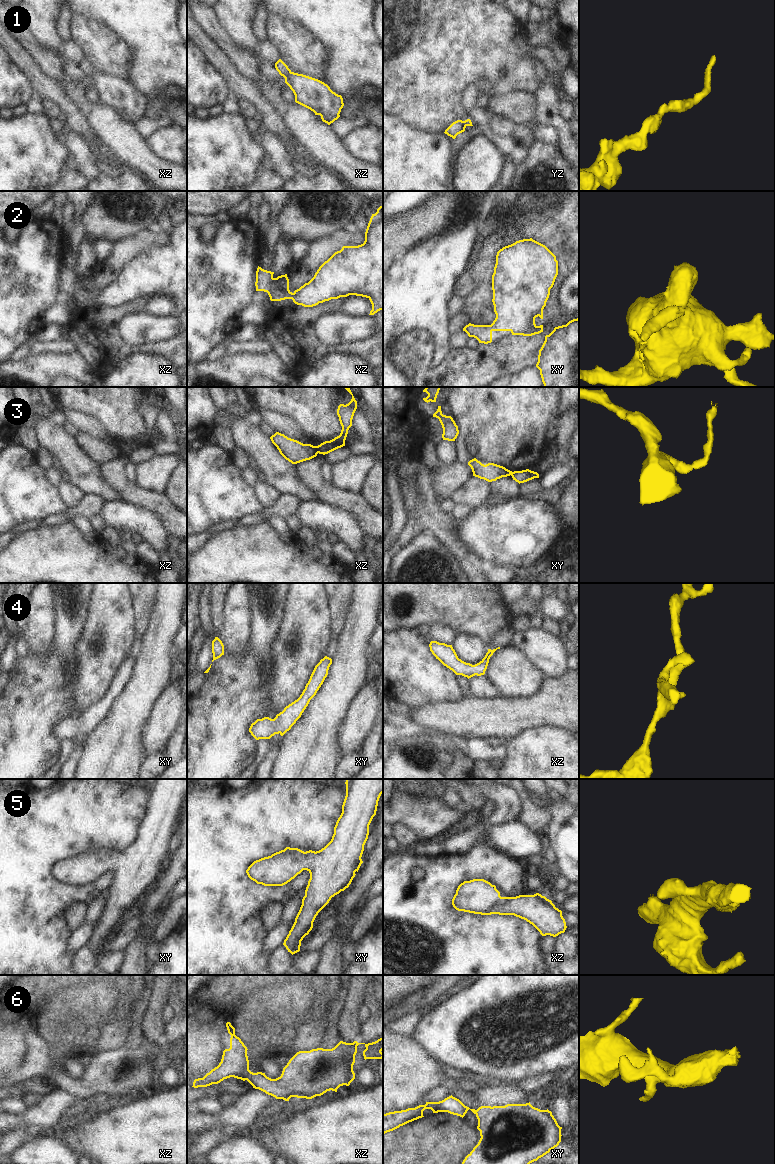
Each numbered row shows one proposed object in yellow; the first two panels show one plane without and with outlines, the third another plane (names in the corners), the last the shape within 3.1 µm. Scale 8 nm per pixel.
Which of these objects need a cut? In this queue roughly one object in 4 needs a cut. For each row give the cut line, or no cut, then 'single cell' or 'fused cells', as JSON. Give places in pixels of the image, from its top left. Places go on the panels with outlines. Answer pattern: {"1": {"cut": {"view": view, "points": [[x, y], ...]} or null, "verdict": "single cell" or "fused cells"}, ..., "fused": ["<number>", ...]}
{"1": {"cut": null, "verdict": "single cell"}, "2": {"cut": null, "verdict": "single cell"}, "3": {"cut": {"view": "xz", "points": [[315, 446], [318, 452]]}, "verdict": "fused cells"}, "4": {"cut": null, "verdict": "single cell"}, "5": {"cut": null, "verdict": "single cell"}, "6": {"cut": null, "verdict": "single cell"}, "fused": ["3"]}

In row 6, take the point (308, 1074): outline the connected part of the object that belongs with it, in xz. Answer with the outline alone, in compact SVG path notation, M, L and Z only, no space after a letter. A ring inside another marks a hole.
M230 1022L226 1023L226 1027L231 1035L230 1048L223 1051L219 1065L203 1078L195 1079L192 1087L207 1087L234 1077L247 1080L253 1088L276 1099L312 1099L330 1090L337 1092L340 1086L350 1085L355 1079L353 1065L359 1044L366 1047L363 1051L365 1060L383 1058L383 1037L368 1044L340 1041L332 1049L317 1048L297 1052L283 1068L281 1076L271 1079L265 1073L249 1070L247 1047L235 1035L235 1028Z

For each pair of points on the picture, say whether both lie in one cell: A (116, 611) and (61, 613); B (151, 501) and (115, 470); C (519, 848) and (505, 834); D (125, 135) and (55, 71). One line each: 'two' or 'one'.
A: two
B: one
C: one
D: one

